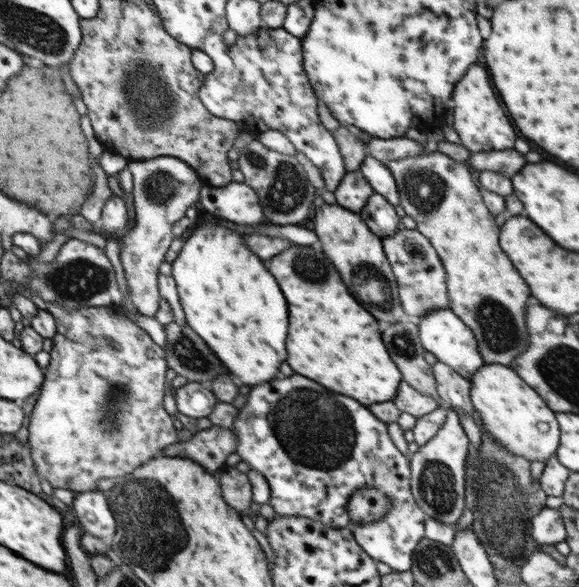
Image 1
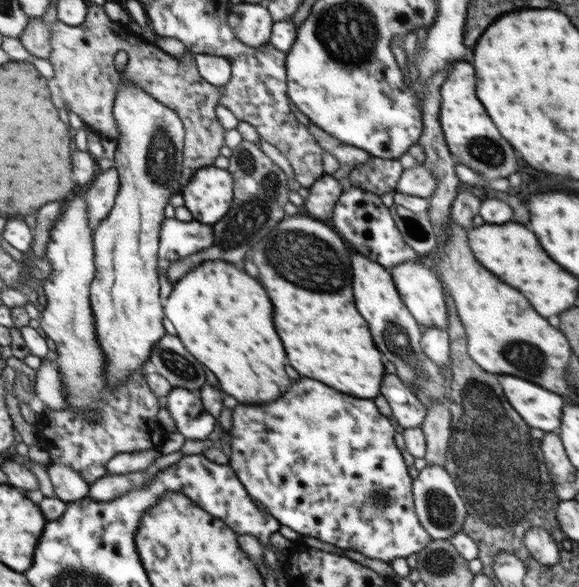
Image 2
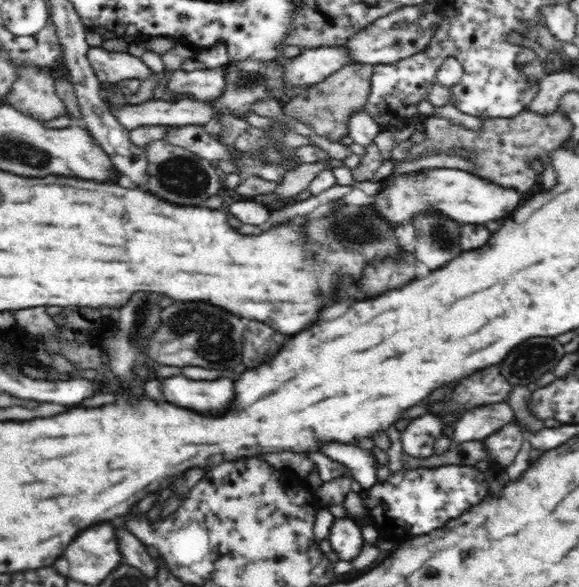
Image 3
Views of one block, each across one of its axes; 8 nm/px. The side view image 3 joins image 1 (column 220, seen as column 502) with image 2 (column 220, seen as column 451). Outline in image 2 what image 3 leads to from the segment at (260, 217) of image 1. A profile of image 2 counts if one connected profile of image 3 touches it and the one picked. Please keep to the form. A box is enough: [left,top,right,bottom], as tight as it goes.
[183,165,234,226]

